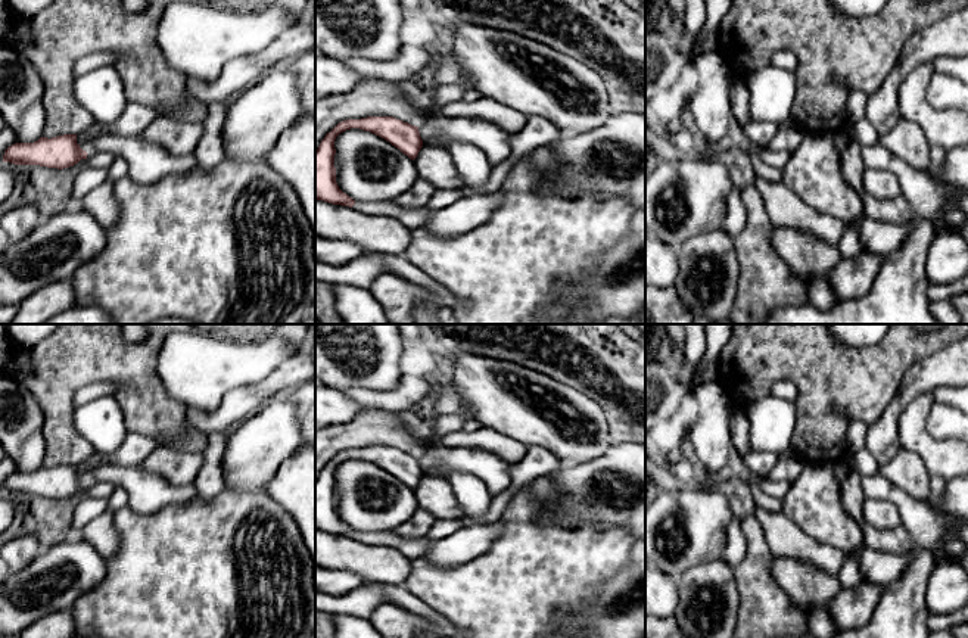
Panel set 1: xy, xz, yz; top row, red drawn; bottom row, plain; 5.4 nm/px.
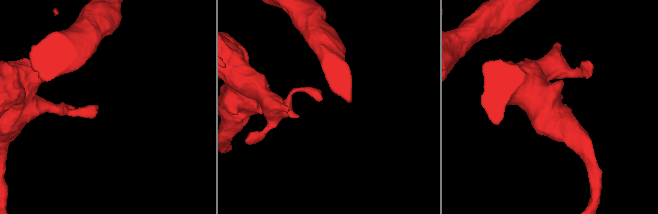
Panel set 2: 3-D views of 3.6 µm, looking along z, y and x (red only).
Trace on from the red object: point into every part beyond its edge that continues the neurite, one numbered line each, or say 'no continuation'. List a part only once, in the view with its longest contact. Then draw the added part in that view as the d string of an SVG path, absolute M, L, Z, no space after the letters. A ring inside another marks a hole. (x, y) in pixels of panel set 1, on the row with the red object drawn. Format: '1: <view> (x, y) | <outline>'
no continuation

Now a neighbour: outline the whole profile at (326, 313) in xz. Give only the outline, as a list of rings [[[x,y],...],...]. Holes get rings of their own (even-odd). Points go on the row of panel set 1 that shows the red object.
[[[315,280],[315,320],[320,324],[343,324],[336,312],[333,284]]]

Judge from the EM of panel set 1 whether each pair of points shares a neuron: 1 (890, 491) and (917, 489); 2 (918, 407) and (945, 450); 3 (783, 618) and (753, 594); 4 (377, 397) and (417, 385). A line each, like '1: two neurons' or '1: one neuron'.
1: two neurons
2: one neuron
3: one neuron
4: one neuron

